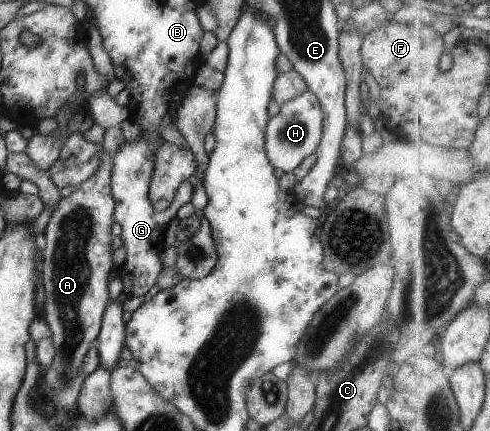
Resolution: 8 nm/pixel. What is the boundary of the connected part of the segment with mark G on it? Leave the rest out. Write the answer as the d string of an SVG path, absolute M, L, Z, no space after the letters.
M137 137L132 141L124 141L120 148L112 156L110 189L114 201L113 221L120 225L121 232L119 243L125 249L126 256L120 266L122 273L116 273L122 292L128 298L144 295L150 287L156 283L156 278L162 269L160 265L160 253L164 248L162 242L166 225L174 219L178 208L188 202L192 197L192 185L188 180L182 180L175 184L172 192L172 201L166 209L156 211L148 199L148 185L150 175L154 169L154 149L144 141L144 137Z

